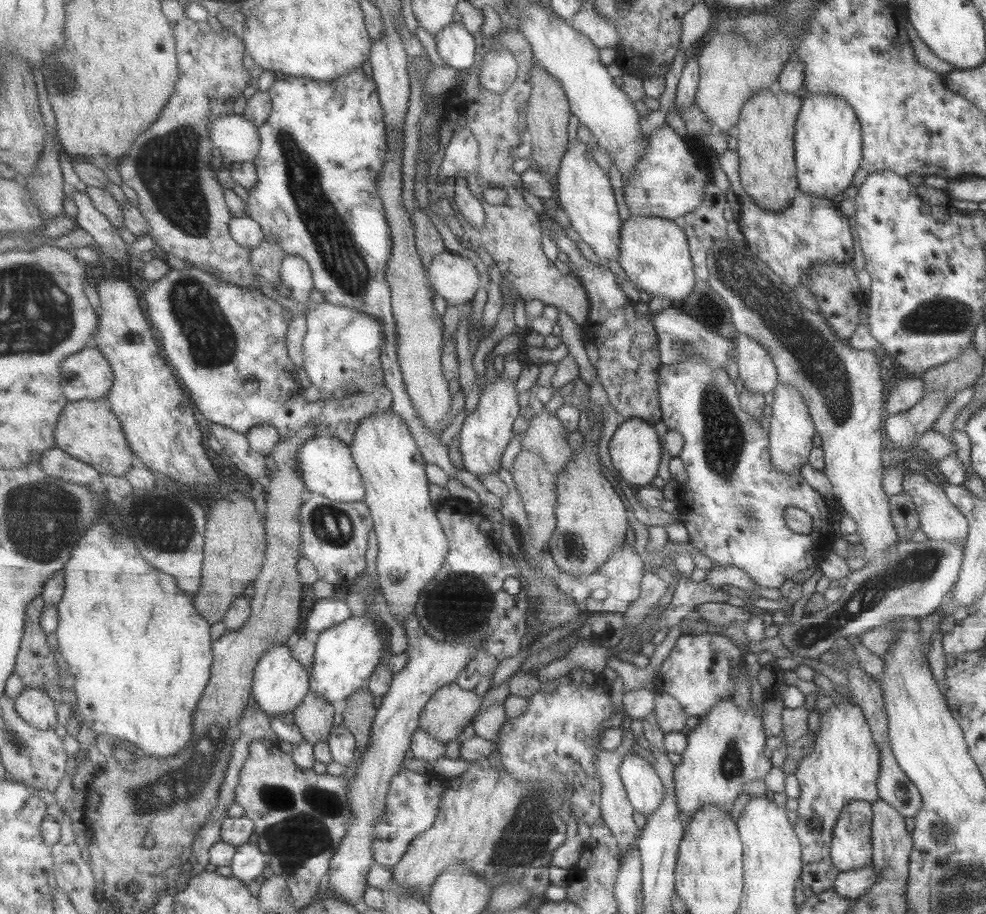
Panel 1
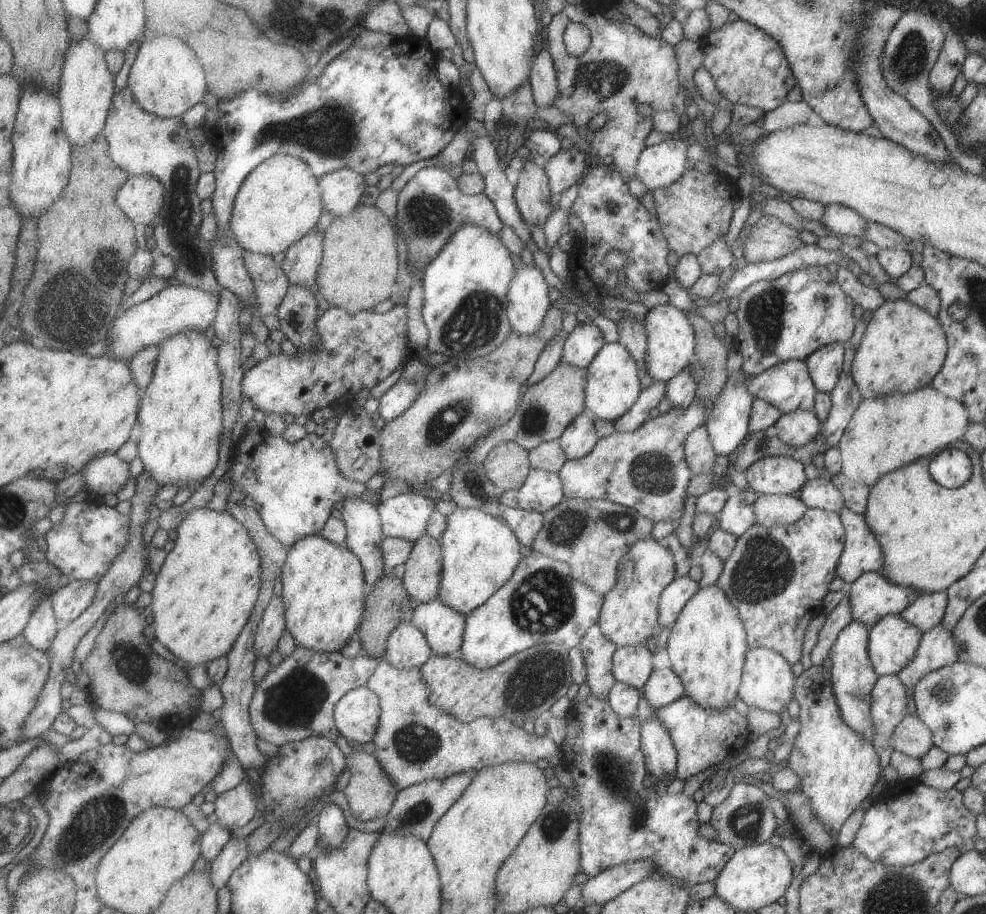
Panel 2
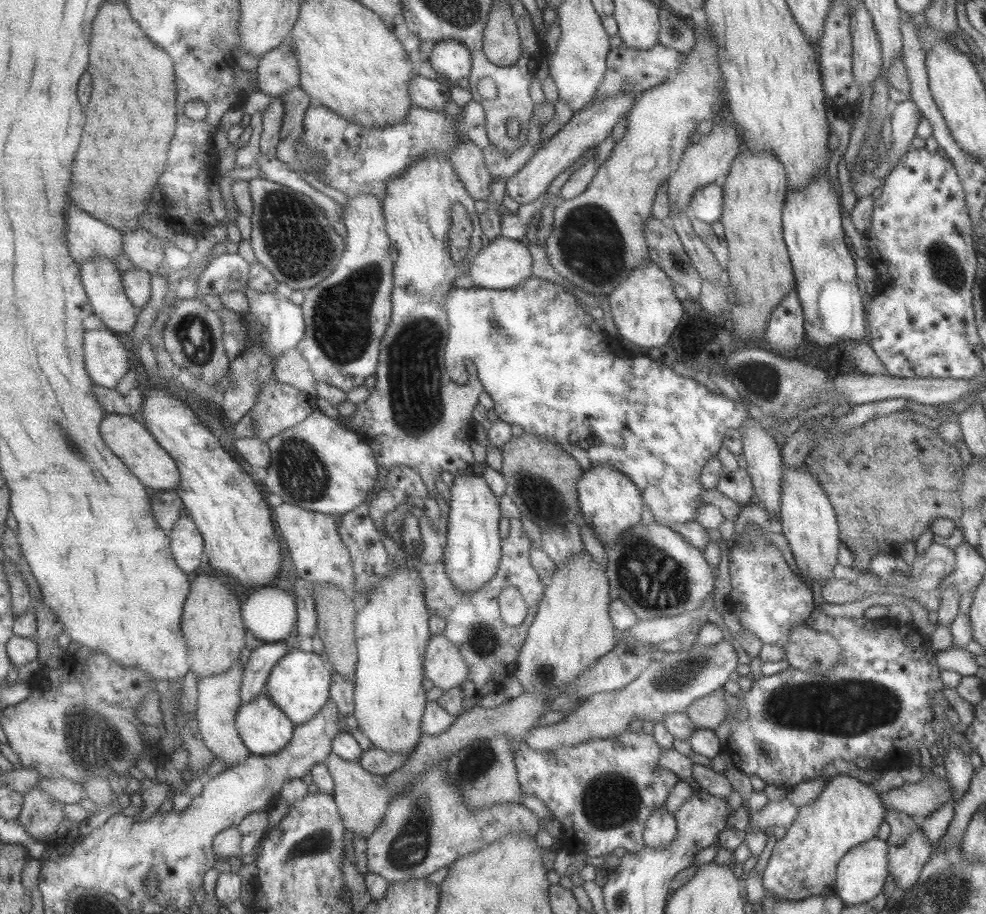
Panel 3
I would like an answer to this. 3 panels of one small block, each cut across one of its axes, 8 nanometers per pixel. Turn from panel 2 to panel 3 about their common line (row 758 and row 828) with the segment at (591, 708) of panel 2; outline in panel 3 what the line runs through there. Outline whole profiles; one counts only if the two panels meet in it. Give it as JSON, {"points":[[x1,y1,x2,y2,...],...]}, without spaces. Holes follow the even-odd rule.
{"points":[[626,727,622,735,612,739,590,739,582,742,582,745,560,747,552,752,536,751,532,746,522,744,517,753,517,764,524,793,544,800,564,825,565,837,561,839,563,847,574,853,584,852,590,857,604,857,612,854,616,848,638,853,646,846,643,832,647,820,657,806,665,804,679,782,671,770,657,767,663,750,653,734,645,734,643,730,640,733,631,732]]}

